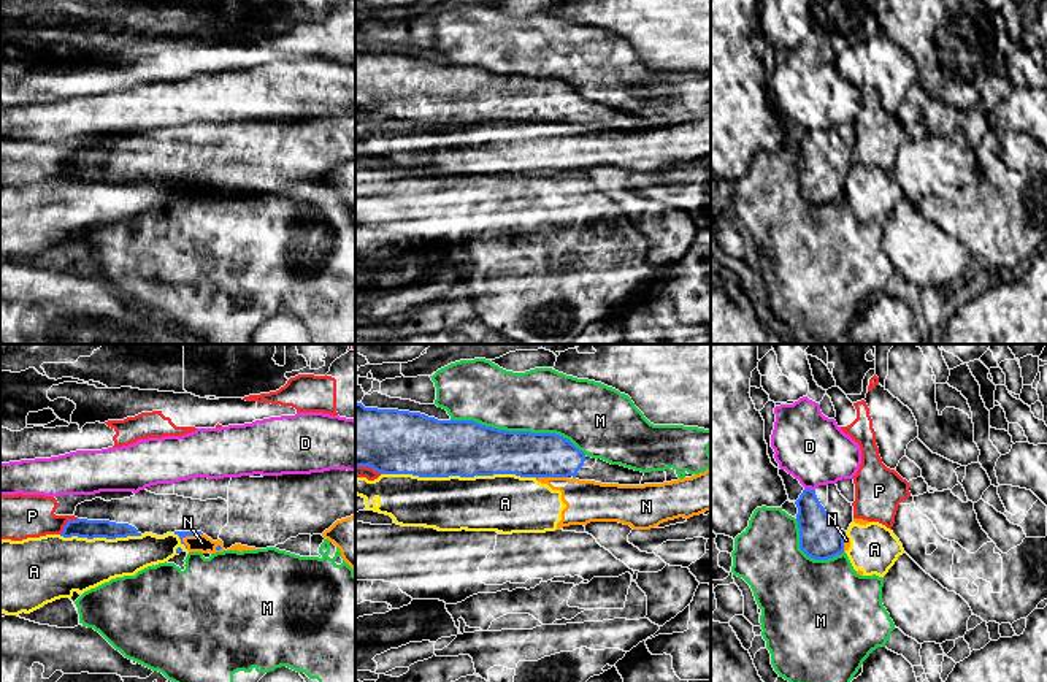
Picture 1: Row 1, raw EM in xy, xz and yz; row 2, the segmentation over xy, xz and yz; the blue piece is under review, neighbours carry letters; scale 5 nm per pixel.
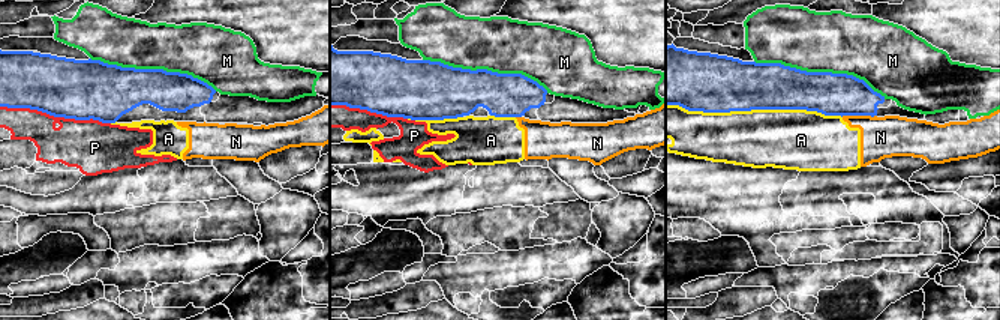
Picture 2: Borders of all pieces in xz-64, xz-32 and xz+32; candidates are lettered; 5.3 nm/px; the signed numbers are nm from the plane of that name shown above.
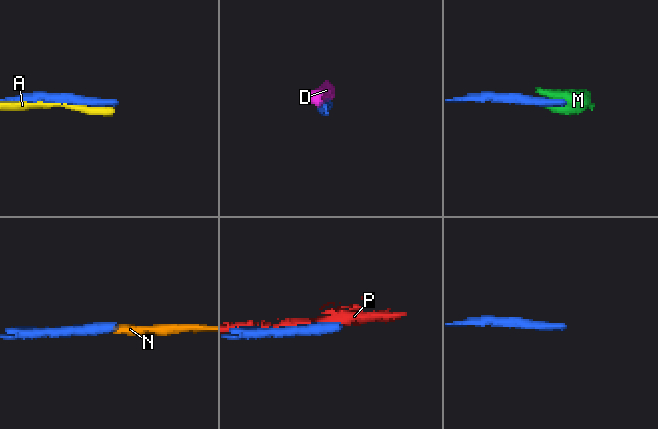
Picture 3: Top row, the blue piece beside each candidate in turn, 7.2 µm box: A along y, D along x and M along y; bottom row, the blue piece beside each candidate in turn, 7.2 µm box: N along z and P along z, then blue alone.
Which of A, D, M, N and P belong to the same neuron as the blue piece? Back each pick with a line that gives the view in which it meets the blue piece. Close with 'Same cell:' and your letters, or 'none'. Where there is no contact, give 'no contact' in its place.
Same cell: none

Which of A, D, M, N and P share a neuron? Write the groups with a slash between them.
A N / D / M / P

